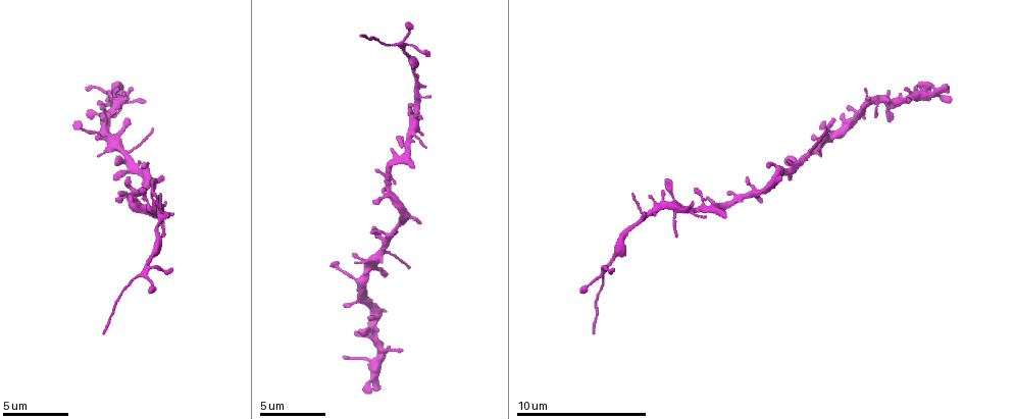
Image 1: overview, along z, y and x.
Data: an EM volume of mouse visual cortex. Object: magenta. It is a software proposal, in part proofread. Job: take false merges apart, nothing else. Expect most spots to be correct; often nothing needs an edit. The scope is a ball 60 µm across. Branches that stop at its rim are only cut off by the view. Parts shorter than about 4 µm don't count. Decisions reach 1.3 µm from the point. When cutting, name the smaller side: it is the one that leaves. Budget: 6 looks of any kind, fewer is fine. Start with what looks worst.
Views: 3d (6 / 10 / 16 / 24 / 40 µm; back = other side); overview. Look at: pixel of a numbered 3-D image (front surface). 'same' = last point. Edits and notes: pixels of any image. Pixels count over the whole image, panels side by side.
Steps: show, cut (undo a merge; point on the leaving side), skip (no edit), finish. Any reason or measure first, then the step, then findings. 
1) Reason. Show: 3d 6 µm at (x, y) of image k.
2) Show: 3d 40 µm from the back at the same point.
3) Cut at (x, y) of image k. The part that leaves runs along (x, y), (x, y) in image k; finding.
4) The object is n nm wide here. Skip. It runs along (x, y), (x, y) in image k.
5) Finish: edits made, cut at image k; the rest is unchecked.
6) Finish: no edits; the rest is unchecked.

Four or more arms meet. Show: 3d 10 µm at (741, 197) of image 1.

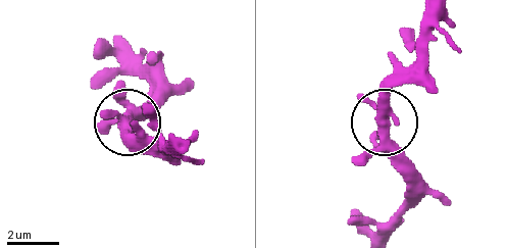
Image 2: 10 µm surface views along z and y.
Show: 3d 10 µm from the back at (126, 123) of image 2.

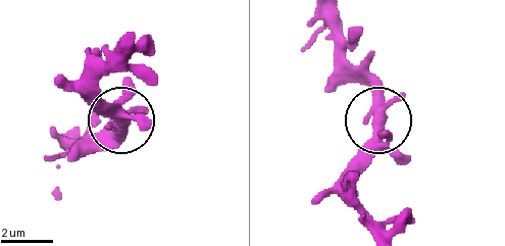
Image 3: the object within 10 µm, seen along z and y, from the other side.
The object is 360 nm wide here. Skip. All the same neuron.

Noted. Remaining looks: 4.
Show: 3d 16 µm at (143, 272) of image 1.

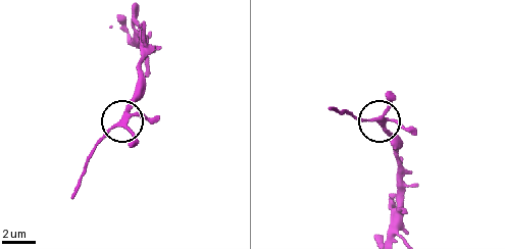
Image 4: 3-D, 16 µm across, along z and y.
The object is 250 nm wide here. Skip. It runs along (388, 232), (398, 203), (398, 146), (381, 123), (350, 114) in image 4; continuous, no second neuron.

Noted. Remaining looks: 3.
A narrow waist. Show: 3d 6 µm at (637, 225) of image 1.

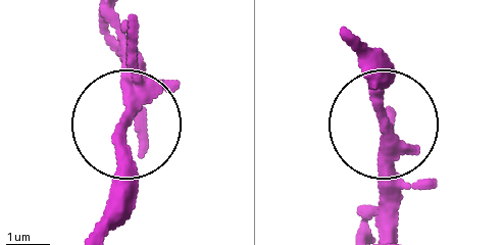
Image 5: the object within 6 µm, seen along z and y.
Show: 3d 6 µm from the back at (385, 122) of image 5.

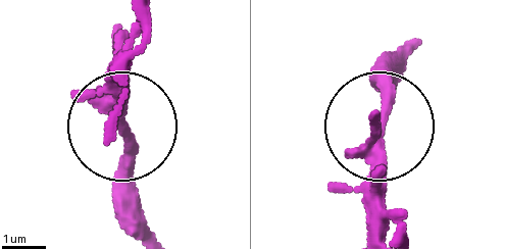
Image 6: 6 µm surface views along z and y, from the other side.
The object is 290 nm wide here. Skip. It runs along (381, 236), (381, 53) in image 6; all the same neuron.

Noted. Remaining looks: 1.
Finish: no edits; the rest is unchecked.

